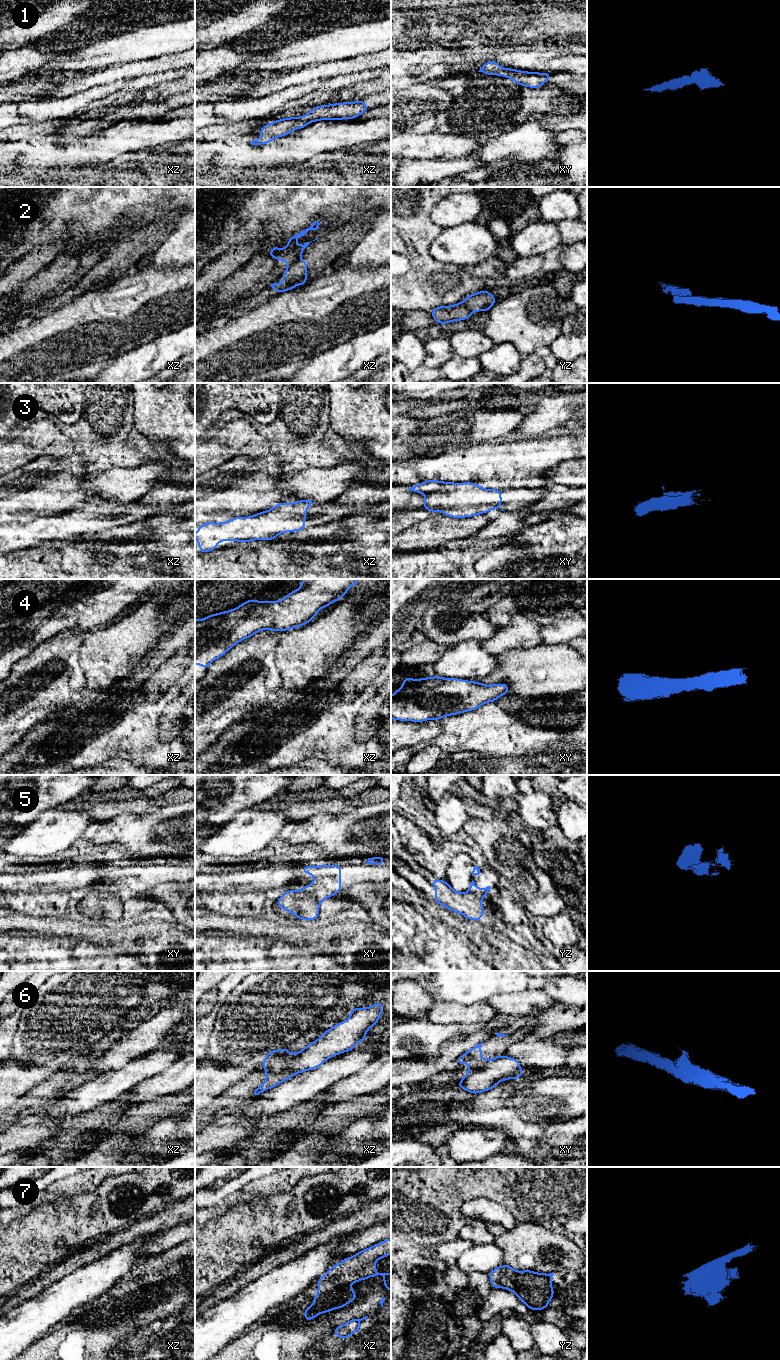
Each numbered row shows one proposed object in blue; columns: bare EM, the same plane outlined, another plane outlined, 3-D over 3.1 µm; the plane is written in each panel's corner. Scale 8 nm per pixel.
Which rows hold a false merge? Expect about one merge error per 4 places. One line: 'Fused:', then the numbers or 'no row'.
Fused: 2, 5, 6

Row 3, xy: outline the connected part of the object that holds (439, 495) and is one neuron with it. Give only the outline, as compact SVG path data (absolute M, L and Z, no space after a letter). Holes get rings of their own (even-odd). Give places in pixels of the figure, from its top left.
M427 480L426 482L423 482L423 483L420 483L420 484L416 484L416 485L414 485L413 487L409 488L409 490L410 490L410 491L413 491L413 492L416 492L416 493L421 493L421 494L425 494L425 495L426 495L425 501L424 501L424 507L423 507L423 509L428 510L428 511L432 511L432 512L442 511L444 515L446 515L446 516L448 516L448 517L452 517L452 518L456 518L456 517L460 517L460 518L464 518L464 517L473 517L473 516L475 516L475 515L477 515L477 514L488 513L488 512L489 512L490 510L492 510L492 509L501 509L501 508L500 508L500 505L501 505L501 503L502 503L501 492L503 491L503 490L496 490L496 489L483 489L480 485L474 484L474 483L472 483L472 482L452 483L452 482L442 482L442 481L436 481L436 480ZM501 509L501 510L502 510L502 511L505 511L505 510L503 510L503 509Z

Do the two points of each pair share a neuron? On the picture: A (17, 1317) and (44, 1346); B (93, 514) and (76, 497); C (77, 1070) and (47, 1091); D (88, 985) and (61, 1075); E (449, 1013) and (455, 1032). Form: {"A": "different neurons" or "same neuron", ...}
{"A": "different neurons", "B": "different neurons", "C": "same neuron", "D": "different neurons", "E": "different neurons"}

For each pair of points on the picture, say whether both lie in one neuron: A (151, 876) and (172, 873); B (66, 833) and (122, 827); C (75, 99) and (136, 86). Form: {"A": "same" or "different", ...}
{"A": "same", "B": "different", "C": "different"}

